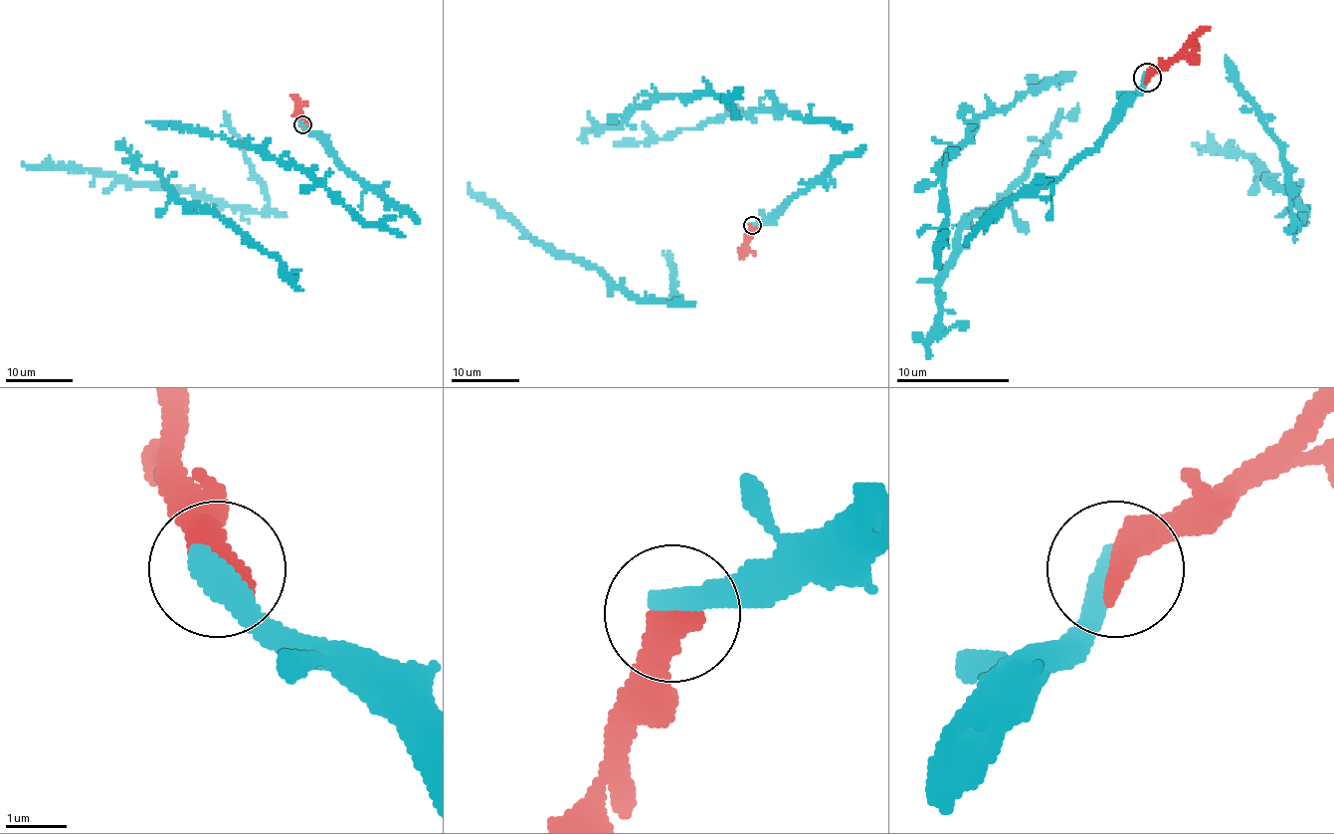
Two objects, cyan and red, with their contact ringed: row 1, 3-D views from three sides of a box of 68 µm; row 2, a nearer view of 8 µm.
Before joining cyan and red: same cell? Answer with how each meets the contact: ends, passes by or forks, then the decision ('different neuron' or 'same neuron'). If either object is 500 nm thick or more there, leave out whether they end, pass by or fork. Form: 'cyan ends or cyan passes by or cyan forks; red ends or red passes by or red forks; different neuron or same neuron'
same neuron

